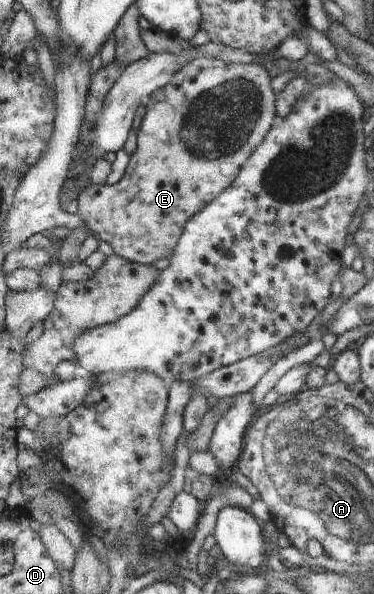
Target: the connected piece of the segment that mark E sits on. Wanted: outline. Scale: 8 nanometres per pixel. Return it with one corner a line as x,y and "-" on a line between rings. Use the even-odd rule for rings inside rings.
189,56
186,67
179,71
178,75
165,88
157,89
148,97
149,103
145,106
142,116
138,121
137,147
131,153
123,178
110,187
90,187
89,184
79,191
80,218
86,223
89,234
92,234
99,242
105,241
113,248
115,254
126,258
127,261
137,264
153,264
159,259
171,257
173,250
177,247
177,241
185,229
185,223
196,213
202,212
205,205
209,205
215,197
221,195
234,183
235,177
239,175
245,161
251,157
251,153
257,149
265,140
265,133
270,133
271,123
275,119
275,93
271,89
271,77
269,73
256,63
227,63
218,58

